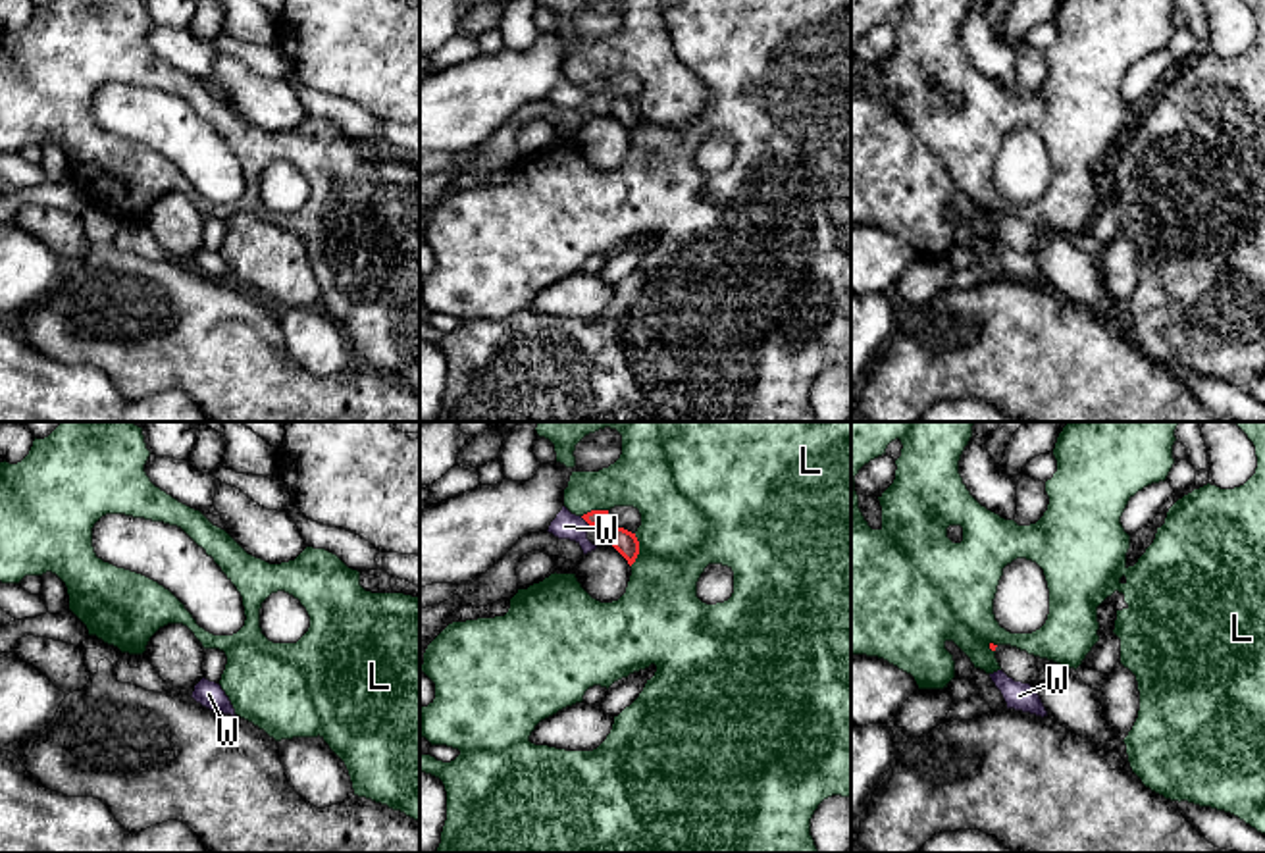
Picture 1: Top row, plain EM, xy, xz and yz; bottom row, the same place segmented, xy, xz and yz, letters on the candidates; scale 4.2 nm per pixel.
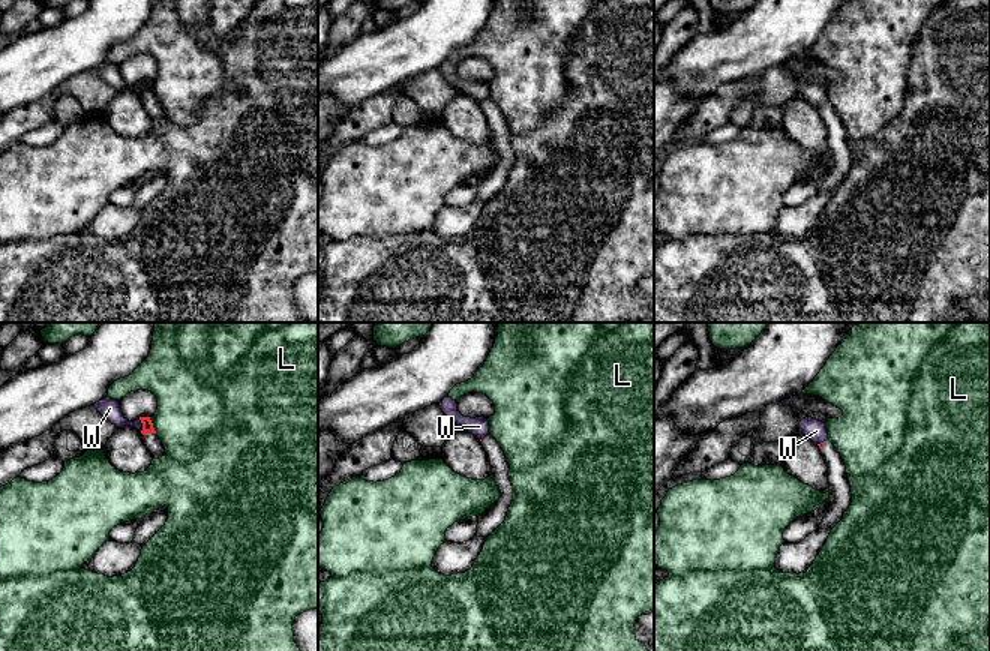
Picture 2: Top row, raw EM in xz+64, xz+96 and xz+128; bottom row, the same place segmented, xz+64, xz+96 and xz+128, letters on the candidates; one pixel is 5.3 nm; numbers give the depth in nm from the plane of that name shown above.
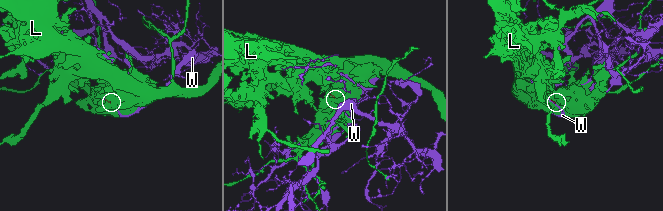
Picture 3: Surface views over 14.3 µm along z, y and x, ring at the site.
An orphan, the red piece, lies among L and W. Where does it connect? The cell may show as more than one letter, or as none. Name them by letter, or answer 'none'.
none

